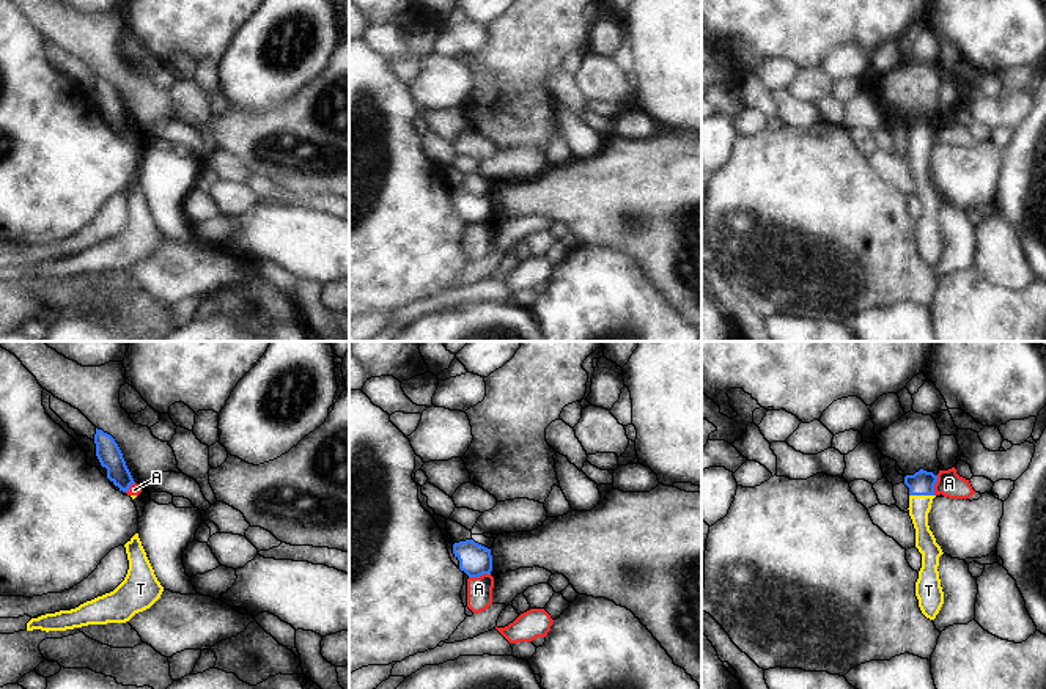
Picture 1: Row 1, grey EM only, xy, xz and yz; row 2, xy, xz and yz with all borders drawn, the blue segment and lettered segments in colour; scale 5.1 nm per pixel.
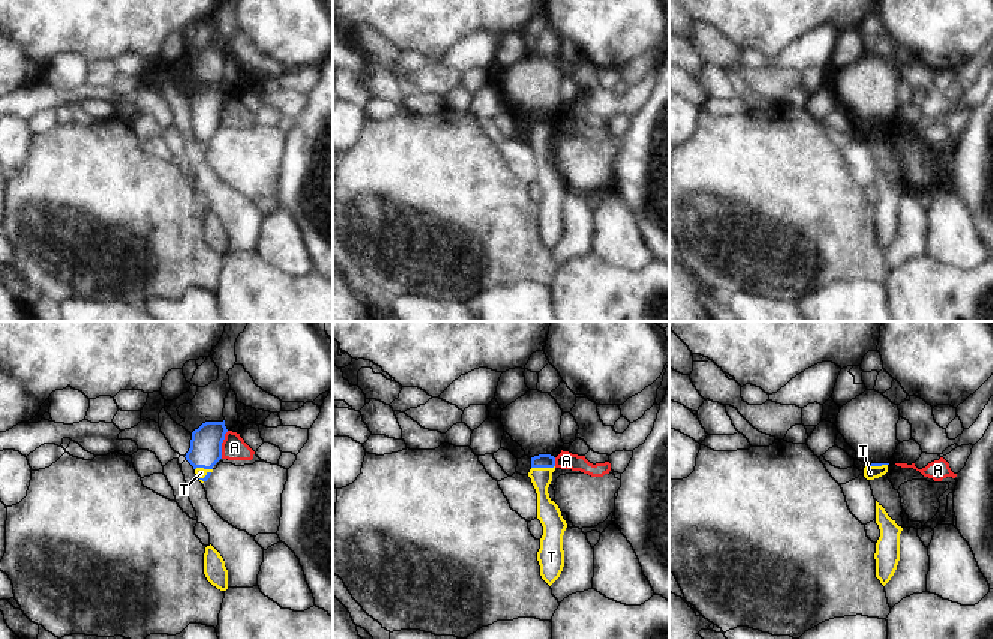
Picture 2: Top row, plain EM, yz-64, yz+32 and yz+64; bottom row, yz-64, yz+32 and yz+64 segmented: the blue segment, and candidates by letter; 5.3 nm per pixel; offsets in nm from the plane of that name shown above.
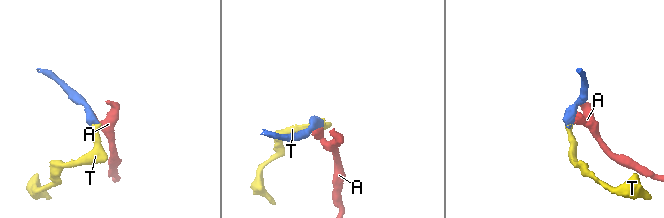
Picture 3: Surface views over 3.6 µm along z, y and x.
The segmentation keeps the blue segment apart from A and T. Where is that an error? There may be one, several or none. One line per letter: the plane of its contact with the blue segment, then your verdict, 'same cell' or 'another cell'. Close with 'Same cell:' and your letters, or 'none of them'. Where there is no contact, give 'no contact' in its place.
A: meets blue in xz; another cell
T: meets blue in yz; same cell
Same cell: T

